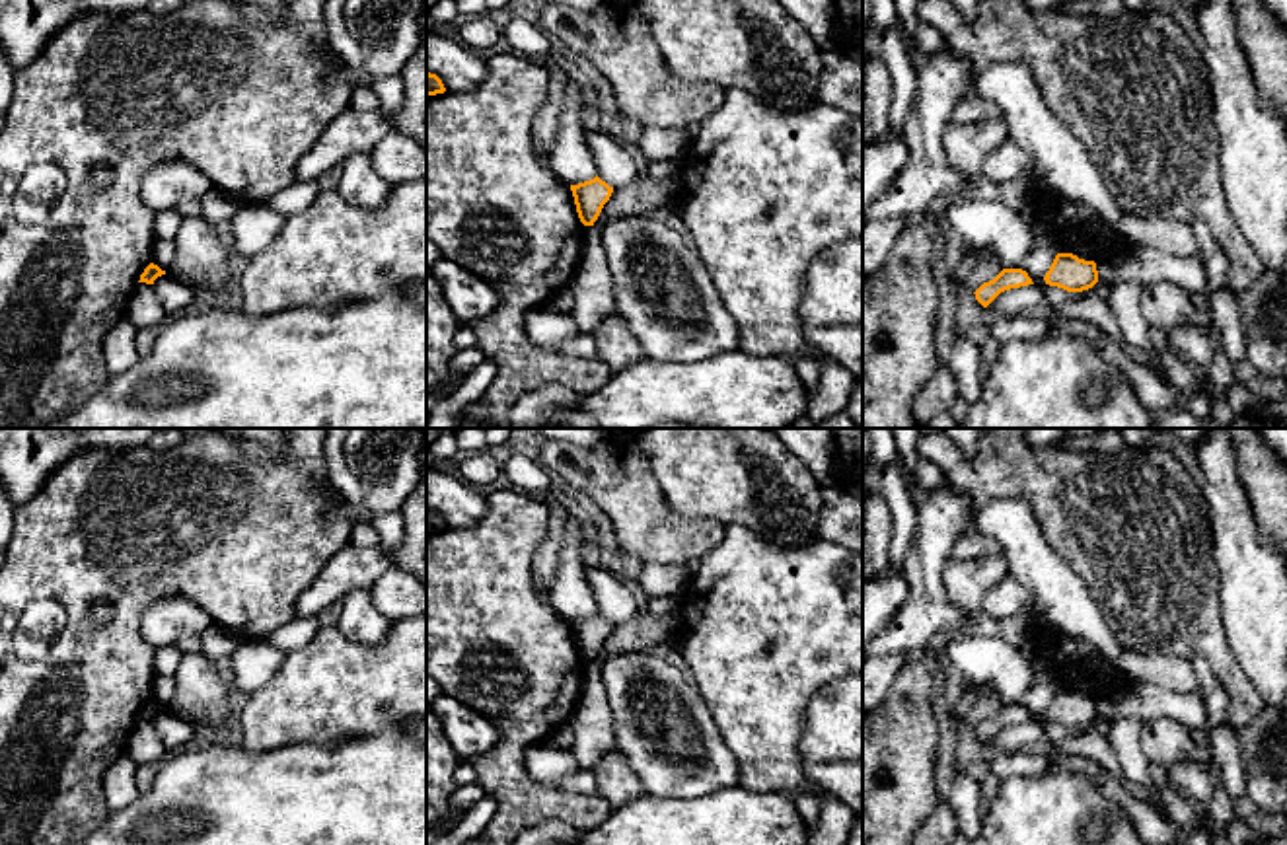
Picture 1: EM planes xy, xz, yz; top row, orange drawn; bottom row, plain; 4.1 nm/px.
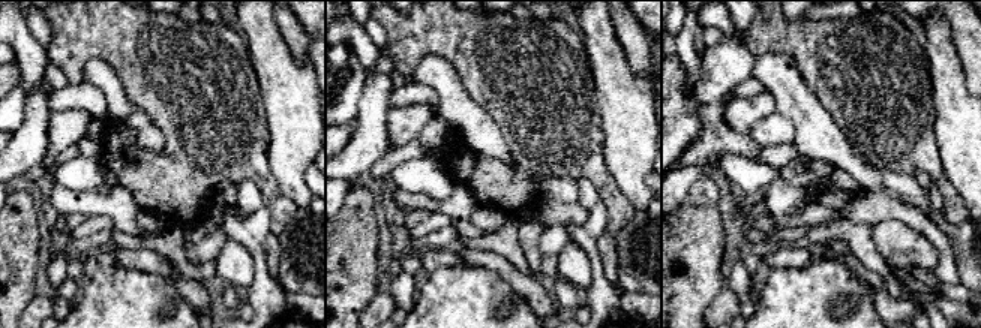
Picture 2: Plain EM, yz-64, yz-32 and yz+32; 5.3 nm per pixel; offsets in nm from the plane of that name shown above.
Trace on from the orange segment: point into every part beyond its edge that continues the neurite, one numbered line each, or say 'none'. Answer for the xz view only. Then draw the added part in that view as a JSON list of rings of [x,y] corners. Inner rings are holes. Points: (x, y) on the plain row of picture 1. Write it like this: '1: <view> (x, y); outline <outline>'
none

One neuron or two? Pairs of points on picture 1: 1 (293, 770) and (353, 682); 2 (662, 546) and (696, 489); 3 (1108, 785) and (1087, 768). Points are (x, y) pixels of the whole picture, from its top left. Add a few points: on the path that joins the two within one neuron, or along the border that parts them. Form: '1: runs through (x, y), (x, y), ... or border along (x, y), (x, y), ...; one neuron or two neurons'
1: border along (355, 736), (343, 742), (293, 742), (265, 752); two neurons
2: border along (655, 477), (678, 513), (727, 526); two neurons
3: runs through (1103, 779), (1093, 771); one neuron

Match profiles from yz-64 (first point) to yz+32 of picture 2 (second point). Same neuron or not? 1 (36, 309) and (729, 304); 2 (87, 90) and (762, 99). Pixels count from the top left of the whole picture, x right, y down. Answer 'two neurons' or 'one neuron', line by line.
1: one neuron
2: two neurons

